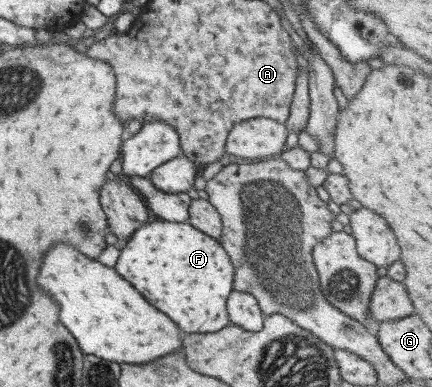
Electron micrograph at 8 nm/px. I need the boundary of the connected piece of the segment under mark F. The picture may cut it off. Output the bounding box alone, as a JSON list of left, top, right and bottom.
[116,221,233,334]

